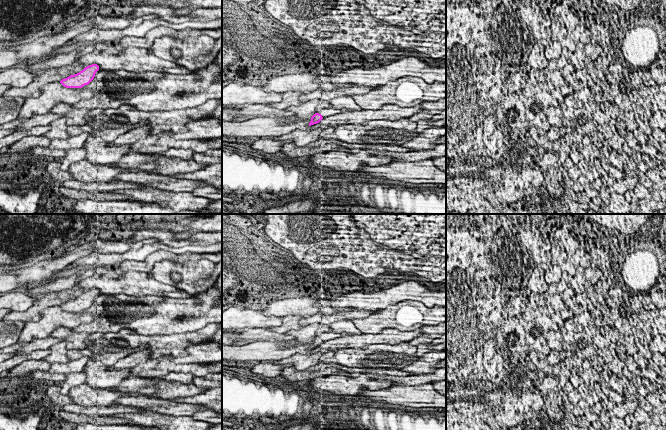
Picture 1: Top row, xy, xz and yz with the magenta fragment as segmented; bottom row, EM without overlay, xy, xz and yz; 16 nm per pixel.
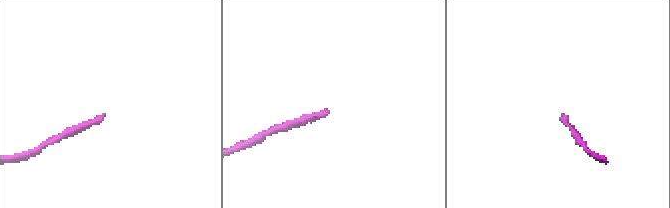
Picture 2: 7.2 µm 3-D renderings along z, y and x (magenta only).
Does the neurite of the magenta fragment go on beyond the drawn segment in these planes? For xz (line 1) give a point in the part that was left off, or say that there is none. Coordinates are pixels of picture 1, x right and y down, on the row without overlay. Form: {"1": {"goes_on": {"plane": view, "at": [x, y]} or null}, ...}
{"1": {"goes_on": null}}

